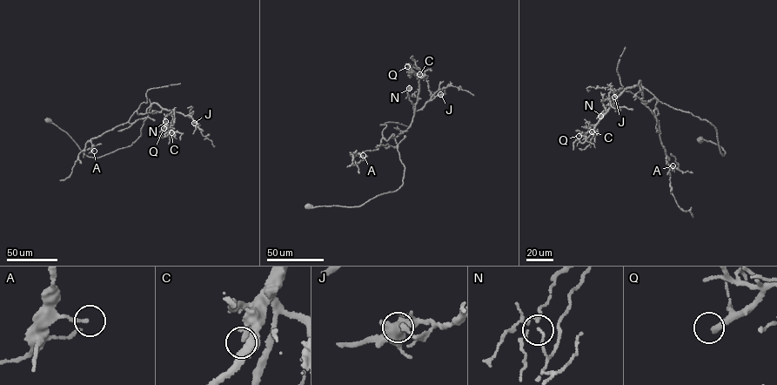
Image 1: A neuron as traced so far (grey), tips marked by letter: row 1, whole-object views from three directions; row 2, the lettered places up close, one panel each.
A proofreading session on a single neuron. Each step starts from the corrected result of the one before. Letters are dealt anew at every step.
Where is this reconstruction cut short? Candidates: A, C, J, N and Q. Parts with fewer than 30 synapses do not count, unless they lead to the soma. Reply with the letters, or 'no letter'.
C

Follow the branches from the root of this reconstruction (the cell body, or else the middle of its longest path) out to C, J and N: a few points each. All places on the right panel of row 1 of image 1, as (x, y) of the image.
C: (699, 140), (726, 153), (708, 121), (661, 103), (640, 81), (619, 95), (592, 131)
J: (699, 140), (726, 153), (708, 121), (661, 103), (640, 81), (614, 97)
N: (699, 140), (726, 153), (708, 121), (661, 103), (640, 81), (619, 91), (600, 116)

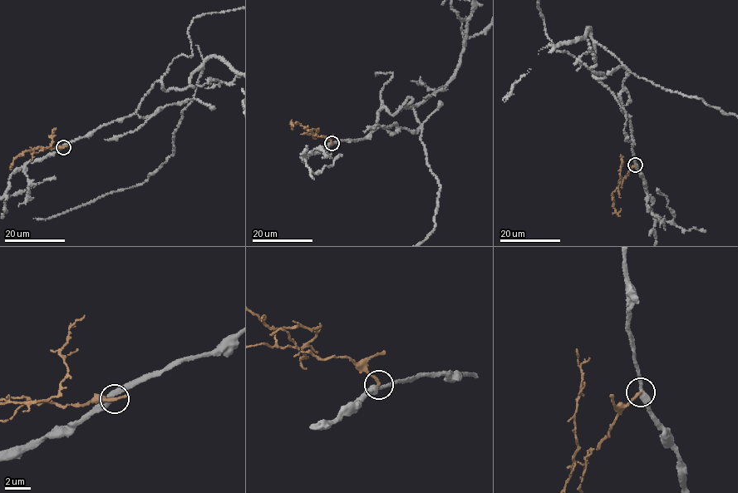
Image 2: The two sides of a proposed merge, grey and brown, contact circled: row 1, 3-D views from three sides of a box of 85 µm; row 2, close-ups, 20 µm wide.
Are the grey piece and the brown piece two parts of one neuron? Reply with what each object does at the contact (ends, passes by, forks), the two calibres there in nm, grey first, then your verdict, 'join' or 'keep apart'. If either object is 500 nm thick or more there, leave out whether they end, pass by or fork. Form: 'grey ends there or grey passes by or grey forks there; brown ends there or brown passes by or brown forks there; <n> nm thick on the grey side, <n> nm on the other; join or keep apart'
grey passes by; brown ends there; 440 nm thick on the grey side, 220 nm on the other; keep apart

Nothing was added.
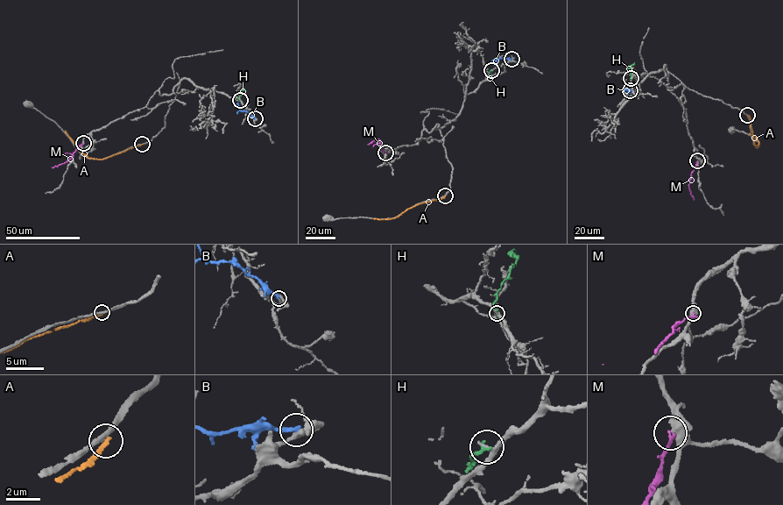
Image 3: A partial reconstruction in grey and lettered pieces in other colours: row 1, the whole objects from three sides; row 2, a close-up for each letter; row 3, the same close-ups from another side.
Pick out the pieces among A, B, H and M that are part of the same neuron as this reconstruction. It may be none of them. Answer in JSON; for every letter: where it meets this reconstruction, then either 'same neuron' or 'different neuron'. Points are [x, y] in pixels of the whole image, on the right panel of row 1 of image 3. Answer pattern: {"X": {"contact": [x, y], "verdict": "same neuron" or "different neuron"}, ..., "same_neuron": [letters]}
{"A": {"contact": [747, 115], "verdict": "different neuron"}, "B": {"contact": [630, 90], "verdict": "different neuron"}, "H": {"contact": [631, 78], "verdict": "different neuron"}, "M": {"contact": [697, 160], "verdict": "different neuron"}, "same_neuron": []}

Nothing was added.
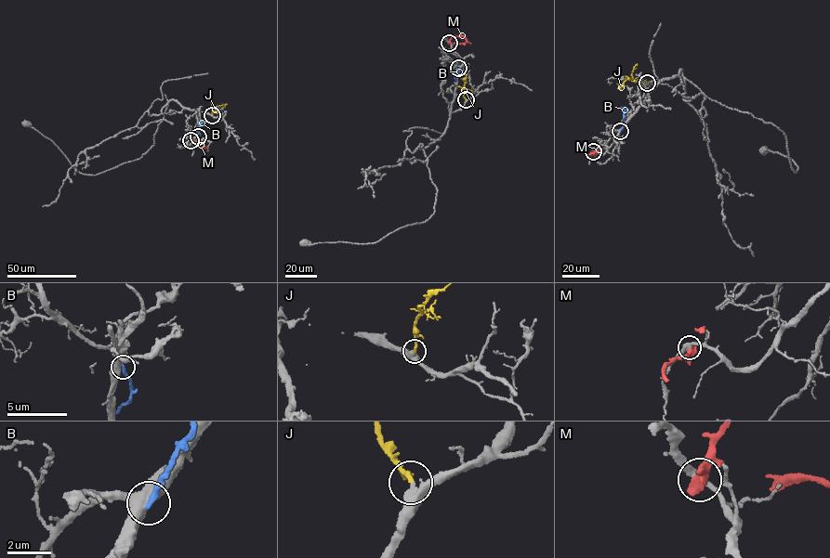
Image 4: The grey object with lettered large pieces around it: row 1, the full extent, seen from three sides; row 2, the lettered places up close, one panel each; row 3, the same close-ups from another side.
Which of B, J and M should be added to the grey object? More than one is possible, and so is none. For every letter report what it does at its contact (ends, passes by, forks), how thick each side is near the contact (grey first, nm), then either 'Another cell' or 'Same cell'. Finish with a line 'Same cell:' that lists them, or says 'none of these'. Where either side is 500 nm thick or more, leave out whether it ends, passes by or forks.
B: Thickness 550 nm (grey) against 260 nm. Another cell
J: It ends there. Thickness 400 nm (grey) against 200 nm. Same cell
M: It passes by. Thickness 320 nm (grey) against 400 nm. Another cell
Same cell: J

